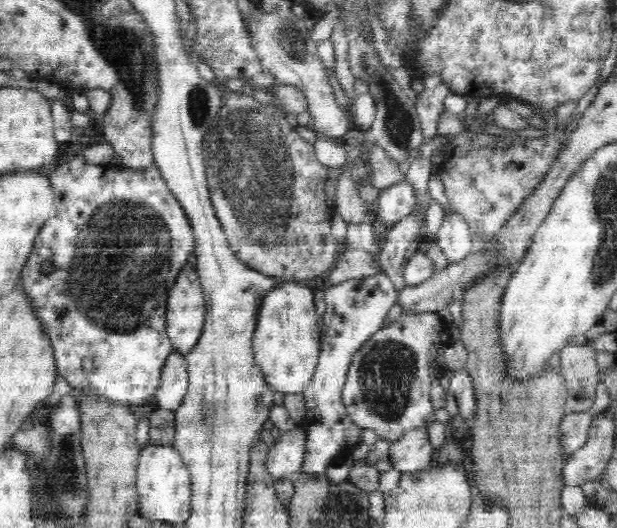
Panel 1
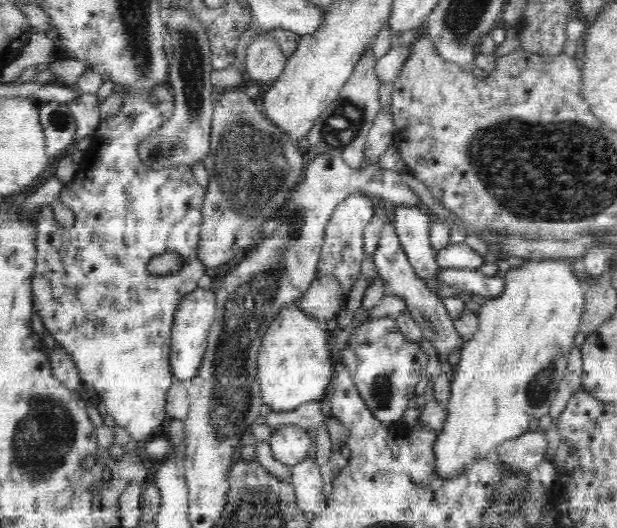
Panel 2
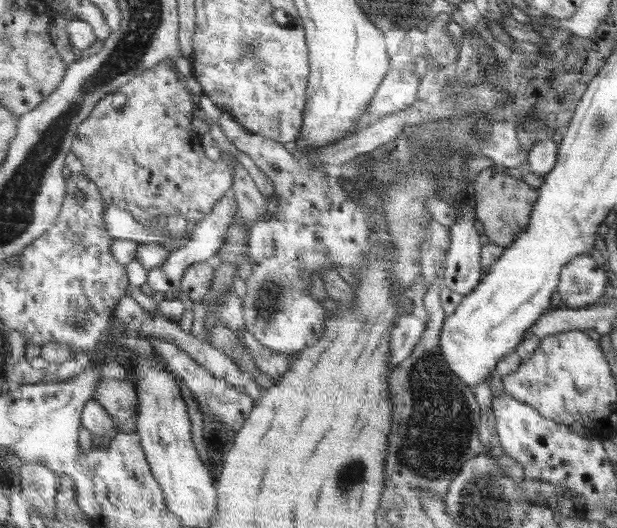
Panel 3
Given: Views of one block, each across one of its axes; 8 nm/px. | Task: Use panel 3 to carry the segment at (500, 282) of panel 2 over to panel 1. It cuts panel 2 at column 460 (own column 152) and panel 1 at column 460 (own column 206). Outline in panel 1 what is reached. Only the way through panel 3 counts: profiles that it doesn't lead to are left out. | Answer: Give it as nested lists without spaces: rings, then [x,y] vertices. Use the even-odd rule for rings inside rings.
[[[454,212],[444,216],[444,224],[442,224],[436,240],[442,246],[448,264],[458,264],[458,262],[466,260],[478,248],[476,240],[468,232],[468,226]]]

